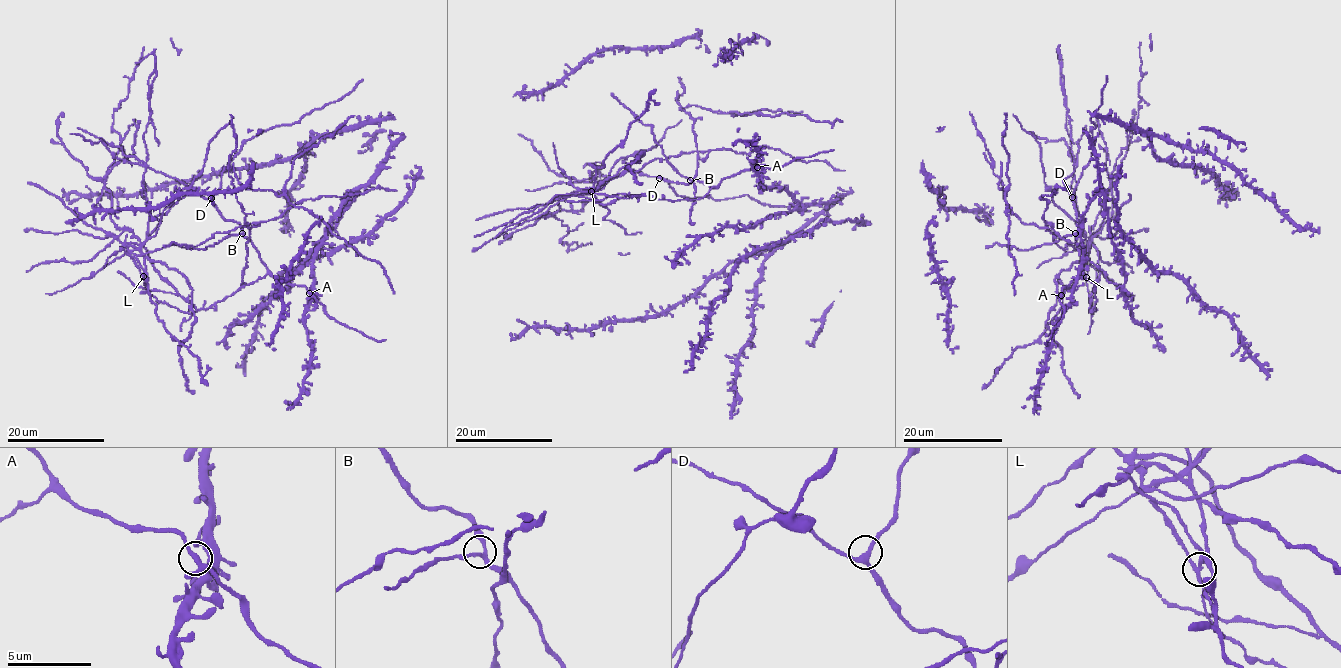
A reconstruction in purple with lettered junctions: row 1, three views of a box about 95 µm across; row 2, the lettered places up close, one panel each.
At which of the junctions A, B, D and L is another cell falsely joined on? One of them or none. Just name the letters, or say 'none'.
L

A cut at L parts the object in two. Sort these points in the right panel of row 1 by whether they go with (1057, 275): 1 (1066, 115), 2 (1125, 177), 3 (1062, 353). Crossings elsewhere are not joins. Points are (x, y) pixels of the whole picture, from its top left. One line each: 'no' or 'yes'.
1: yes
2: no
3: yes

